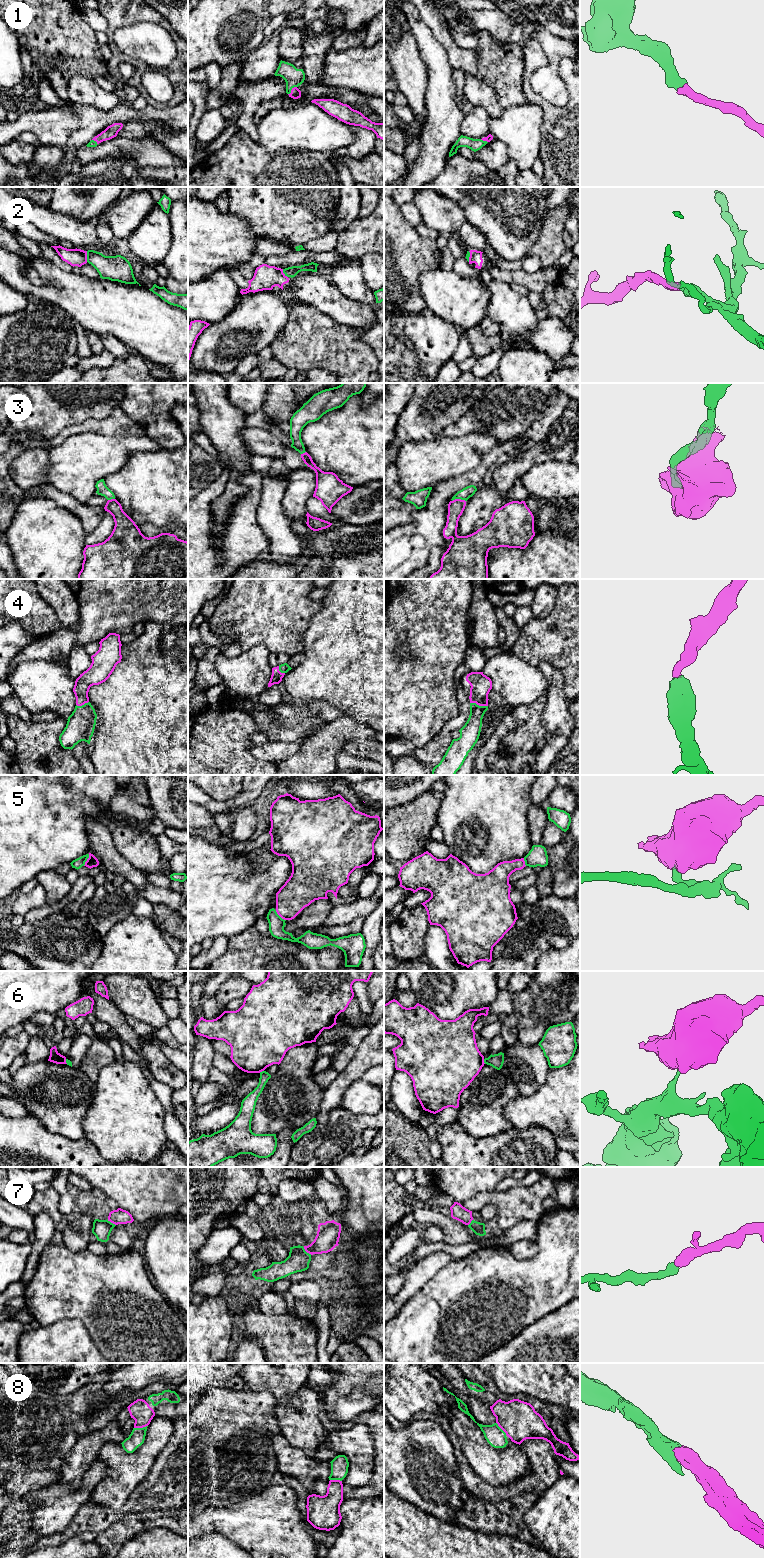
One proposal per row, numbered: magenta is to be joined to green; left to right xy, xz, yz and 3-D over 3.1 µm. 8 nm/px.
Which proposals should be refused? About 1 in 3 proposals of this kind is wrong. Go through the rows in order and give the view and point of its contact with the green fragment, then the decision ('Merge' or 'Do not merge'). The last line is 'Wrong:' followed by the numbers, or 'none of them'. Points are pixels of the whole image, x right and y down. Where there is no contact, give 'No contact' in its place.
1: Touches green at xz (291, 89). Merge
2: Touches green at xy (87, 256). Merge
3: Touches green at yz (458, 498). Do not merge
4: Touches green at yz (478, 705). Merge
5: Touches green at xz (279, 916). Do not merge
6: Touches green at yz (484, 1061). Do not merge
7: Touches green at xz (306, 1252). Merge
8: Touches green at xy (140, 1428). Merge
Wrong: 3, 5, 6

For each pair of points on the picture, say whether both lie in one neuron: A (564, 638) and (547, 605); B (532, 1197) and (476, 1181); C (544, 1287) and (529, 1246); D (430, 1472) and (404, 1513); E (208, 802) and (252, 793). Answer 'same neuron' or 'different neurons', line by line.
A: different neurons
B: different neurons
C: different neurons
D: different neurons
E: same neuron

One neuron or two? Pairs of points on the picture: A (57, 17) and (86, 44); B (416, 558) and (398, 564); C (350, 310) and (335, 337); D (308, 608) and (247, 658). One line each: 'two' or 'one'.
A: one
B: one
C: two
D: two

